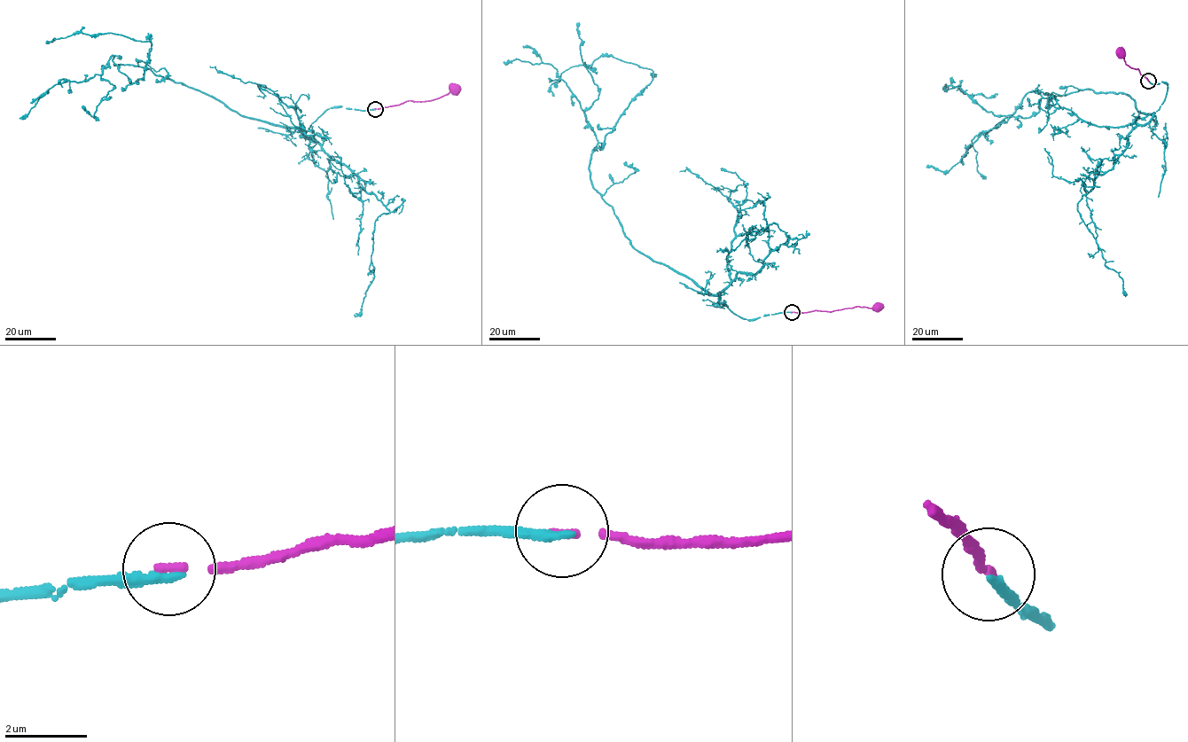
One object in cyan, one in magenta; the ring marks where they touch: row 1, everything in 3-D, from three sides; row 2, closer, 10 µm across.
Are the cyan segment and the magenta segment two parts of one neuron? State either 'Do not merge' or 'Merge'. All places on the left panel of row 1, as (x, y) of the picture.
Do not merge

